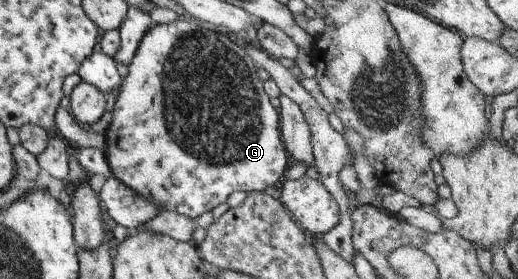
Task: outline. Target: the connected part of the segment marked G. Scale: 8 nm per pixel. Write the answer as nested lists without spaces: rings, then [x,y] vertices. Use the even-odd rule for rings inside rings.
[[[178,16],[174,22],[168,24],[151,25],[140,39],[133,57],[126,65],[127,74],[121,80],[119,92],[110,113],[111,122],[103,133],[107,165],[111,175],[122,184],[137,192],[141,197],[152,201],[159,210],[166,209],[196,219],[203,212],[208,212],[218,204],[226,202],[226,197],[232,192],[260,193],[275,182],[284,180],[284,172],[287,168],[286,152],[281,141],[278,114],[270,105],[268,96],[262,89],[262,82],[256,75],[258,66],[245,53],[244,48],[226,37],[224,31],[210,31],[202,25],[198,26],[195,18],[182,16]]]

